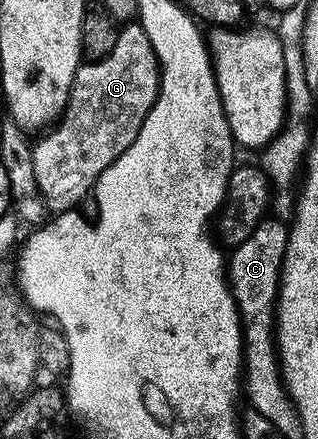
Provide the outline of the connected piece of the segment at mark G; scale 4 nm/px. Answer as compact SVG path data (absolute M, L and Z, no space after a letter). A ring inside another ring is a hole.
M126 23L119 28L116 47L112 47L108 56L98 61L87 60L78 66L66 110L53 128L43 132L39 136L43 137L38 142L35 140L31 148L38 192L45 199L47 210L66 211L62 209L72 208L85 193L87 196L93 190L94 184L98 182L100 175L104 175L106 168L116 159L120 159L120 155L124 155L128 147L132 147L136 135L140 135L140 127L148 111L152 111L156 103L161 82L162 71L158 68L152 43L144 27L137 23Z

